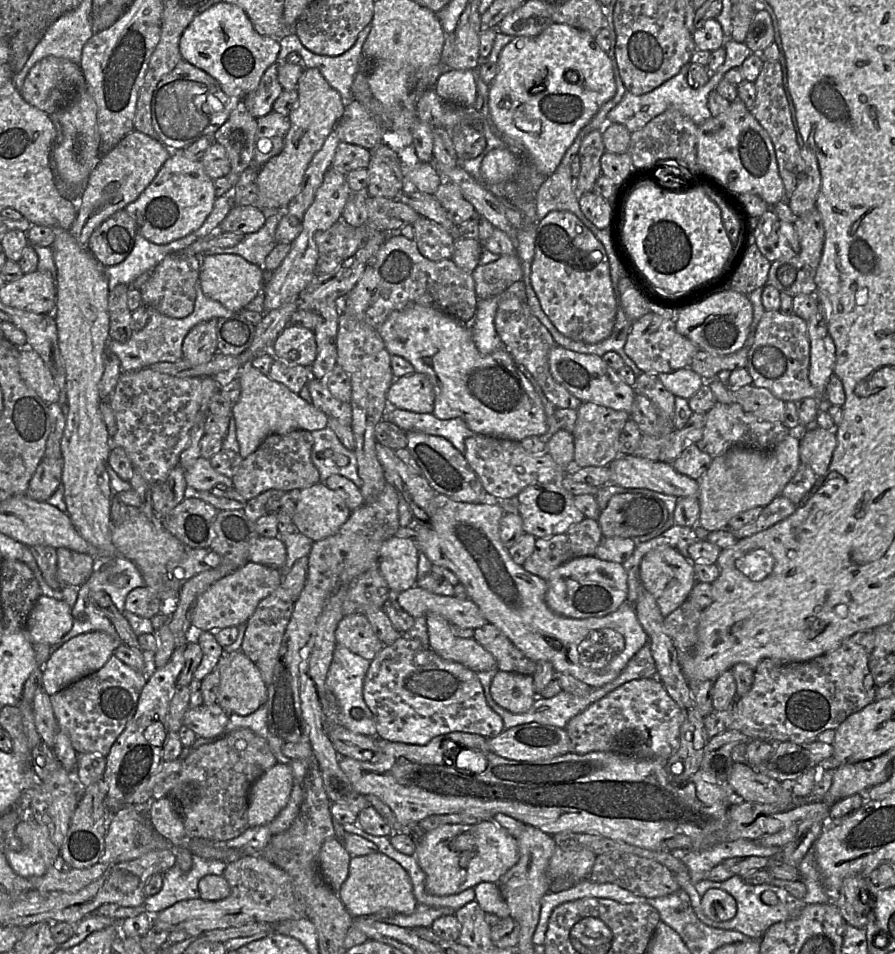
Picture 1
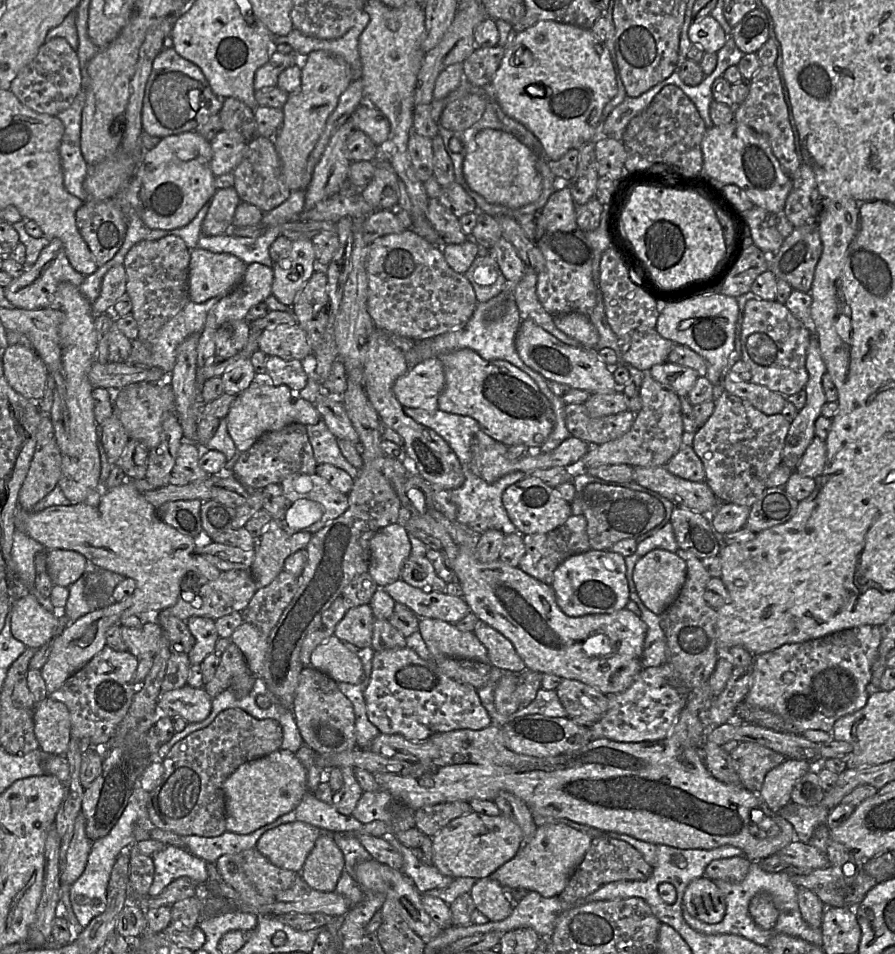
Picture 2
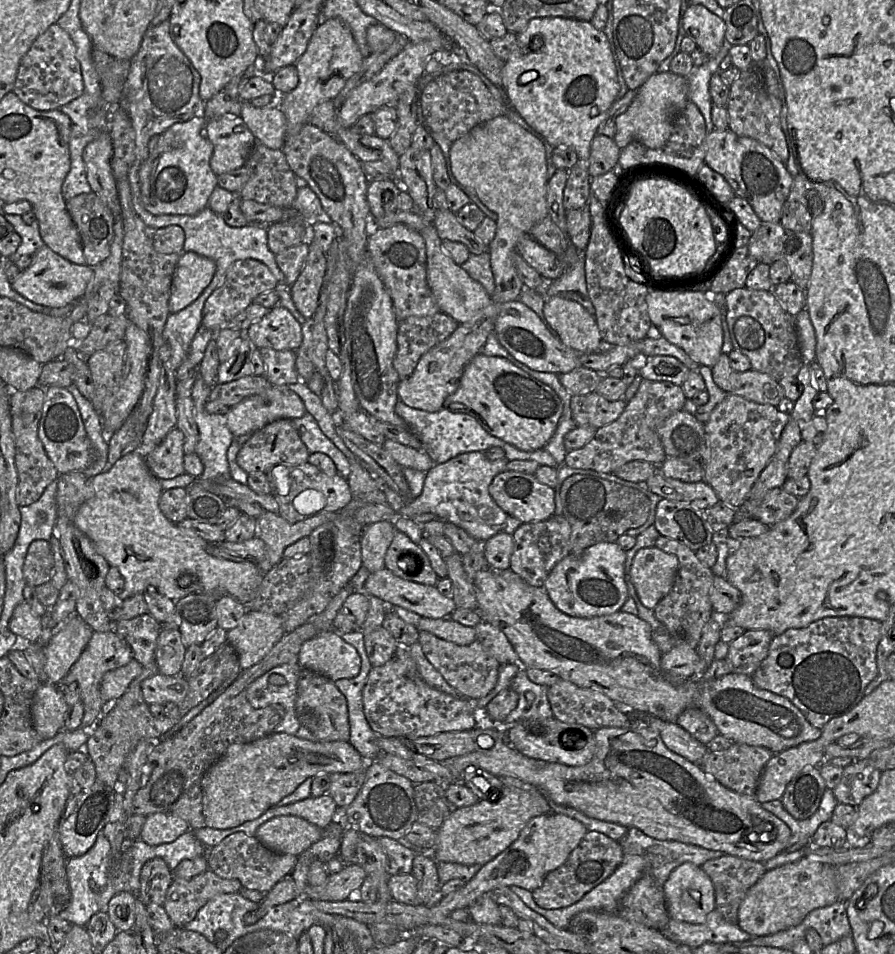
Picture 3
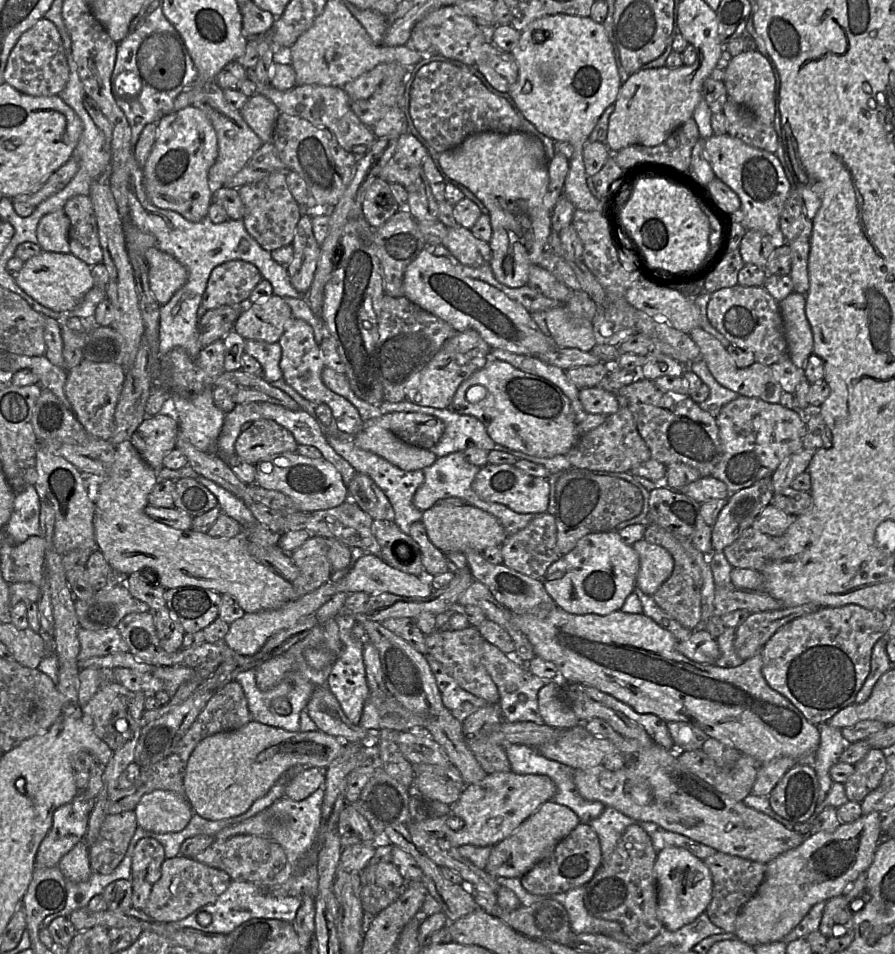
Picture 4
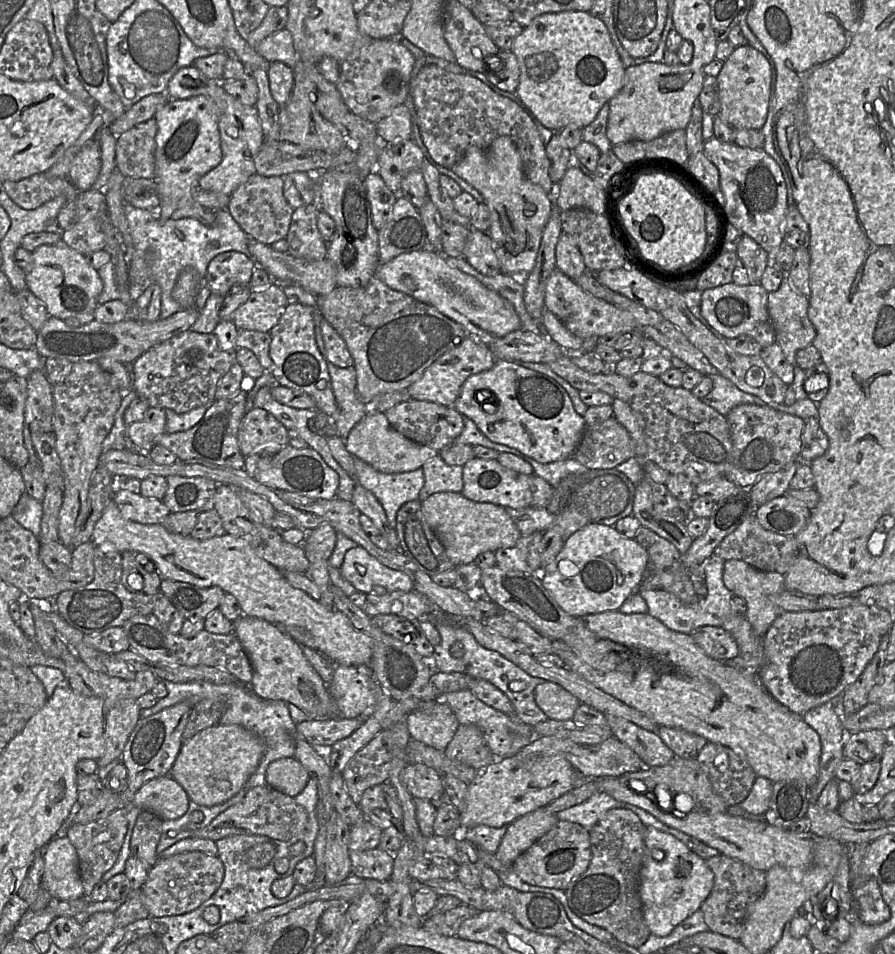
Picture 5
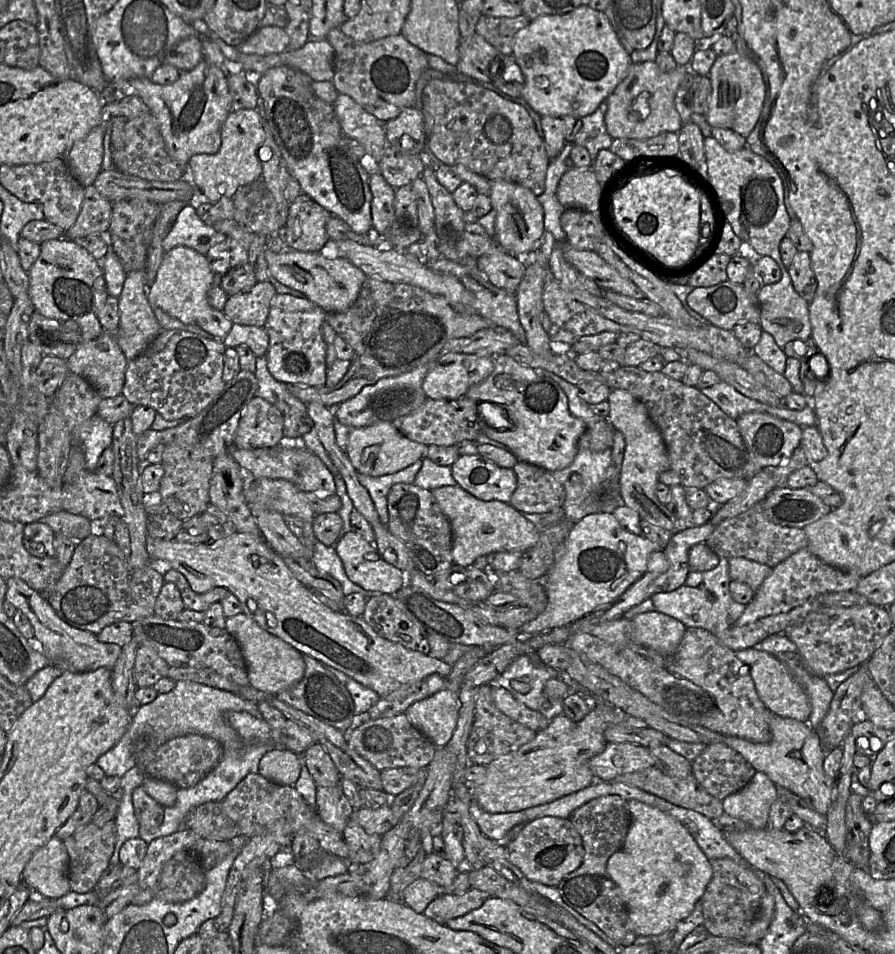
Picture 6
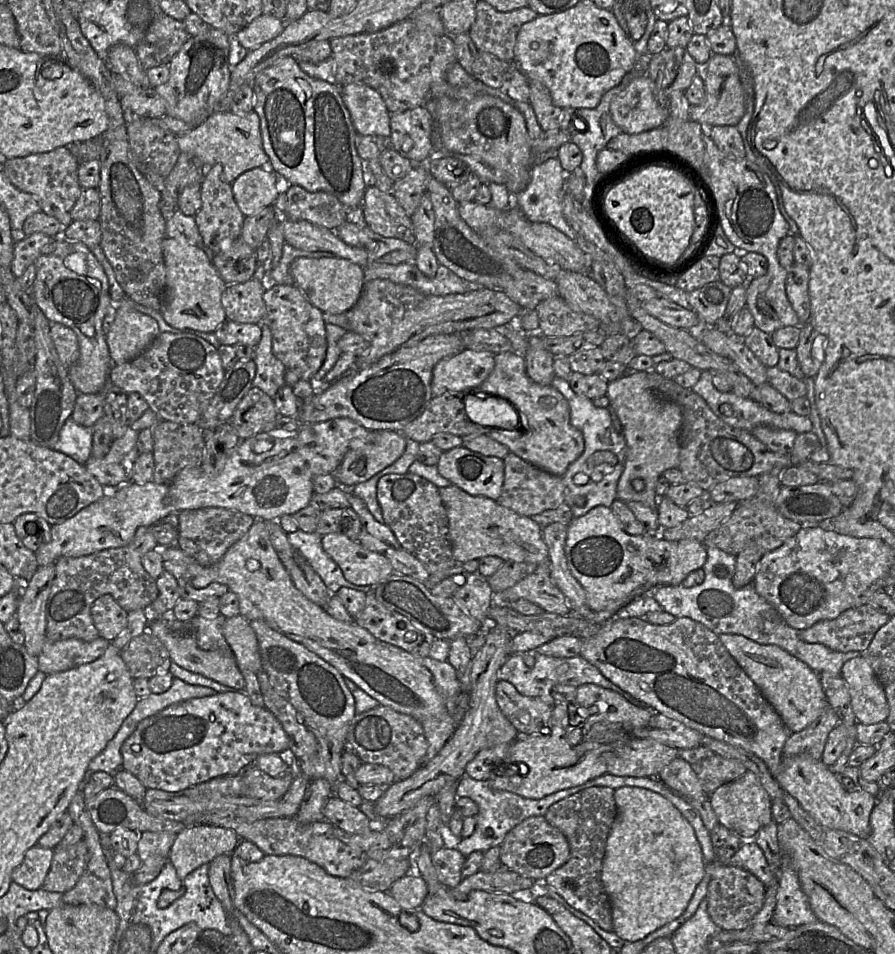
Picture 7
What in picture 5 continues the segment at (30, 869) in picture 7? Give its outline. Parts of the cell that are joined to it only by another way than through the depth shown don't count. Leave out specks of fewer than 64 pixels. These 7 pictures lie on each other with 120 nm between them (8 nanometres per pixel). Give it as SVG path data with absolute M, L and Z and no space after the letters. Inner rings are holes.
M56 835L44 848L44 872L42 888L47 890L53 899L75 900L84 896L83 884L79 874L78 855L67 836Z

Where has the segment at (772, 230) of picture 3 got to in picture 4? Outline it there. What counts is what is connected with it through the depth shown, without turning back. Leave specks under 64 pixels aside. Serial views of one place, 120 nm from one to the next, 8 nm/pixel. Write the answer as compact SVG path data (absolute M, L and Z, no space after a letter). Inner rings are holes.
M747 230L739 251L745 264L766 268L772 252L783 243L787 242L779 234L770 236L757 230Z

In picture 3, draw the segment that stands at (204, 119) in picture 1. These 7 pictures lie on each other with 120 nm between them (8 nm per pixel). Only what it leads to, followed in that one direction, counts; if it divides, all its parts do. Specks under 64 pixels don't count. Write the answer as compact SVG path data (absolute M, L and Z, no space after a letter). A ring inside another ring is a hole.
M169 20L155 26L150 24L143 35L138 51L129 59L129 70L119 103L119 107L129 115L136 133L135 161L129 169L128 176L139 178L141 165L148 156L148 142L152 136L161 135L172 125L186 122L195 116L204 117L205 102L199 95L200 82L199 72L174 43L170 34Z

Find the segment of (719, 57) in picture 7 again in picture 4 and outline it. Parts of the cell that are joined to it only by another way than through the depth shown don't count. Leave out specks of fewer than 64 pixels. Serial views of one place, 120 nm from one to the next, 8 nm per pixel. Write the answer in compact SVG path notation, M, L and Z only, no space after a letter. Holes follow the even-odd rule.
M758 50L744 51L729 61L723 83L728 98L749 110L759 122L773 125L775 119L775 77L768 59Z

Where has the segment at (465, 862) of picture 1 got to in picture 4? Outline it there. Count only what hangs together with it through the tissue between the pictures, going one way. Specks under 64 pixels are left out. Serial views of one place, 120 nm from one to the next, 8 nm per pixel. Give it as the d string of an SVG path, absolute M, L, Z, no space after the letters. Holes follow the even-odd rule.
M513 771L488 774L481 782L465 785L456 803L451 806L451 816L462 821L458 830L448 826L445 838L454 846L494 846L510 836L542 804L551 801L556 793L553 780L540 774L517 774Z

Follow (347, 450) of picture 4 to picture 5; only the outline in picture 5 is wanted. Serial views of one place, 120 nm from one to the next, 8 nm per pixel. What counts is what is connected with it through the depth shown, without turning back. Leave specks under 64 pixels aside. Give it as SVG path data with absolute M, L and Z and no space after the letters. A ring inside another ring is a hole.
M354 457L356 482L371 491L382 504L389 524L396 529L396 515L406 502L419 499L425 483L423 468L401 473L384 473Z

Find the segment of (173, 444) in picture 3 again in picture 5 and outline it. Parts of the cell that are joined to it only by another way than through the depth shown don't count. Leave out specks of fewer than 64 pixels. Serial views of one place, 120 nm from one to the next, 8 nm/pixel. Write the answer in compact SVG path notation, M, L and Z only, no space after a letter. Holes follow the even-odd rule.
M149 407L141 421L127 427L126 435L137 451L148 453L156 444L156 437L166 433L166 414L161 408Z

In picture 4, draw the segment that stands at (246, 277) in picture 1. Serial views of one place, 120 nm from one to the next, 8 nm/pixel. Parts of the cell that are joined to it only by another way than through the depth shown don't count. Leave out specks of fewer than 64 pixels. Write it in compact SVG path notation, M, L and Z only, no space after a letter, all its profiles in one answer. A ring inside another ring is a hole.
M151 248L145 253L150 290L160 305L166 304L187 281L186 268L173 256Z

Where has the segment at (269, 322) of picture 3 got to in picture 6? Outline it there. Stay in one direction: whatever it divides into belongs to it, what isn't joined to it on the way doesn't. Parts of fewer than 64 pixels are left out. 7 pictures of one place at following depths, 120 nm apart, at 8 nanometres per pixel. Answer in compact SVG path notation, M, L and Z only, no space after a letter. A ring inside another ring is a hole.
M256 282L247 292L228 296L223 313L233 324L264 327L268 318L271 299L276 293L275 287L270 282Z

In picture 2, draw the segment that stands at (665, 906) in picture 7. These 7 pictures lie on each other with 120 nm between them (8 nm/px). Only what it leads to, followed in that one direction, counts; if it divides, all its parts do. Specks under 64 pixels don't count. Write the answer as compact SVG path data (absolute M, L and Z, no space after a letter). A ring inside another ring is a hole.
M706 875L689 883L683 895L683 907L693 917L709 924L721 922L726 911L722 891Z

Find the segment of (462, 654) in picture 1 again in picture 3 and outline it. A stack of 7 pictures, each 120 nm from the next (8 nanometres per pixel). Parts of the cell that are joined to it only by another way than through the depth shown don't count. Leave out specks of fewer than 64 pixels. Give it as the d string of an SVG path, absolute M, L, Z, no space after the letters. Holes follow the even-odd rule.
M422 617L417 628L457 645L469 645L476 640L475 627L462 625L451 617L442 619Z

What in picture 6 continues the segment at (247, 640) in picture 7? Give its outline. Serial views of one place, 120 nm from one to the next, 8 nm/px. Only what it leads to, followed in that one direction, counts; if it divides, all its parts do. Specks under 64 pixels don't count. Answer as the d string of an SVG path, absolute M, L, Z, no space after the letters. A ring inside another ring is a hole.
M244 613L226 617L225 628L238 642L243 654L249 685L253 688L276 696L300 681L305 673L303 654L281 638L262 629Z

